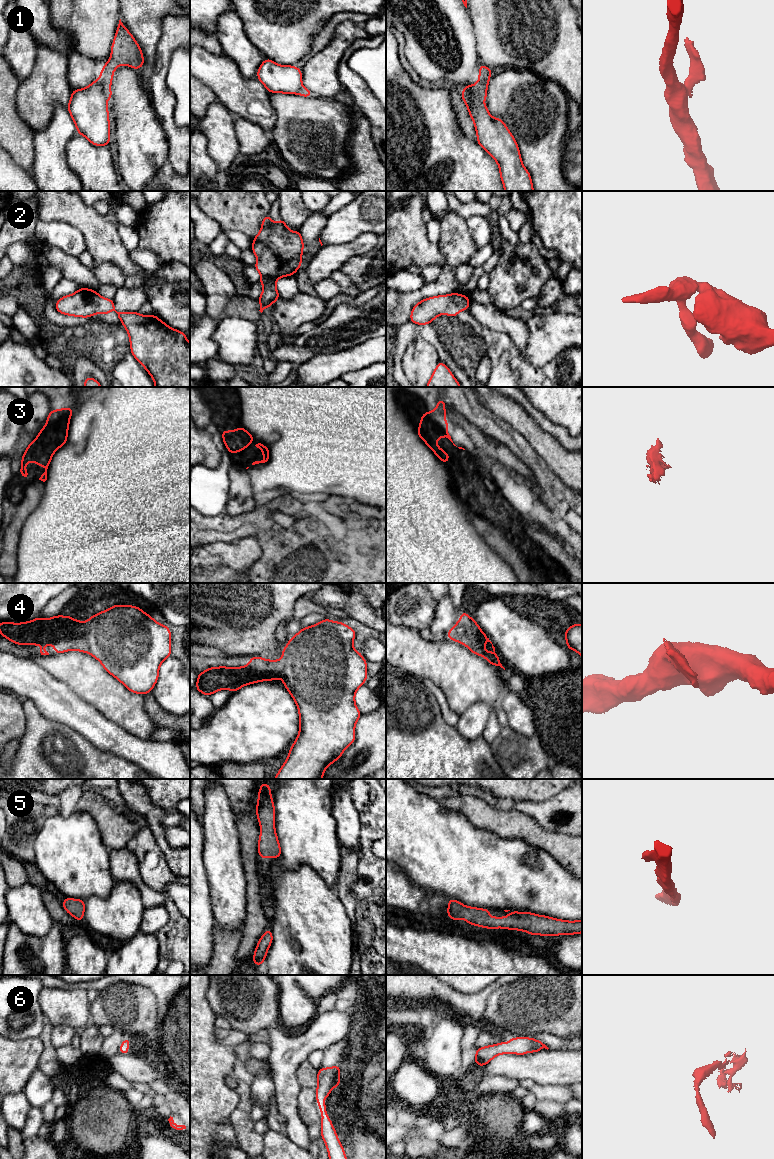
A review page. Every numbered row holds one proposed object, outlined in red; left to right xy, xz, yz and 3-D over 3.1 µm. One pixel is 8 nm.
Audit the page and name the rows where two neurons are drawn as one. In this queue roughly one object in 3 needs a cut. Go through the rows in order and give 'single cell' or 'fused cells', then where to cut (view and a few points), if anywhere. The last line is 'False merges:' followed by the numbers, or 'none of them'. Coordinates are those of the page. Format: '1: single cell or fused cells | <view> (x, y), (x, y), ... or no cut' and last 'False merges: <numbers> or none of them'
1: fused cells | xy (101, 76), (104, 95), (107, 99)
2: single cell | no cut
3: single cell | no cut
4: single cell | no cut
5: single cell | no cut
6: single cell | no cut
False merges: 1

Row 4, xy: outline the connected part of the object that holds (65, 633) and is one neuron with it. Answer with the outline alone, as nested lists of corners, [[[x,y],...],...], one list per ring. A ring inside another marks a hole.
[[[114,604],[112,608],[90,616],[86,623],[61,615],[48,619],[39,616],[23,623],[0,622],[0,635],[18,645],[52,644],[54,654],[71,650],[87,652],[130,692],[143,695],[152,691],[159,678],[161,663],[171,654],[169,627],[156,622],[140,607],[131,605]]]

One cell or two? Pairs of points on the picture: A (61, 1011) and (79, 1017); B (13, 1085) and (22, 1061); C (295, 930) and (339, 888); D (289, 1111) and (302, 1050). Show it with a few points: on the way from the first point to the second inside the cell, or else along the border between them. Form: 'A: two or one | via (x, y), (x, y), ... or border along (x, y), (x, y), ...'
A: one | via (65, 1011), (73, 1011), (75, 1013)
B: one | via (13, 1079), (13, 1070), (16, 1067)
C: two | border along (331, 888), (343, 905), (346, 913)
D: one | via (288, 1096), (288, 1065)

